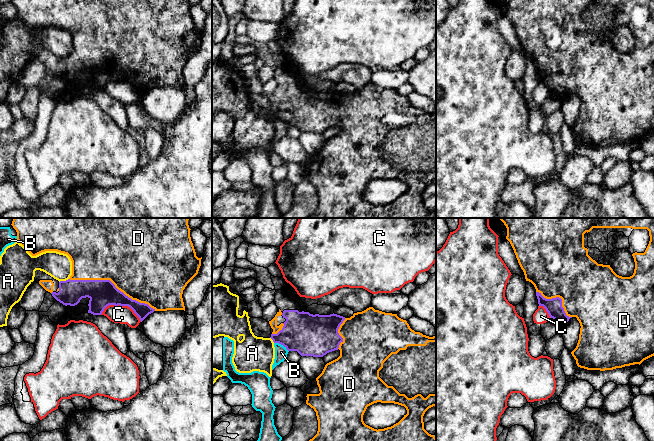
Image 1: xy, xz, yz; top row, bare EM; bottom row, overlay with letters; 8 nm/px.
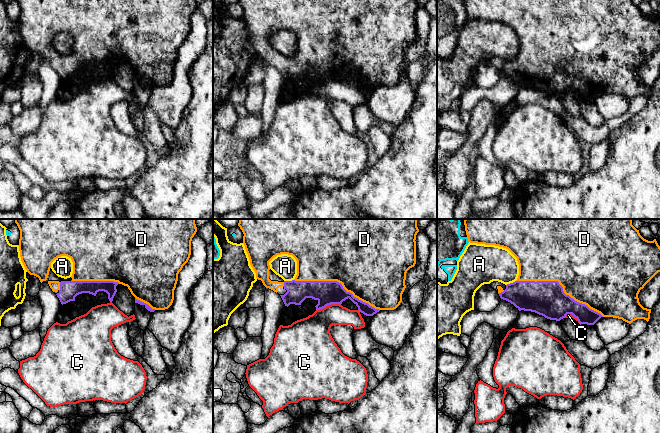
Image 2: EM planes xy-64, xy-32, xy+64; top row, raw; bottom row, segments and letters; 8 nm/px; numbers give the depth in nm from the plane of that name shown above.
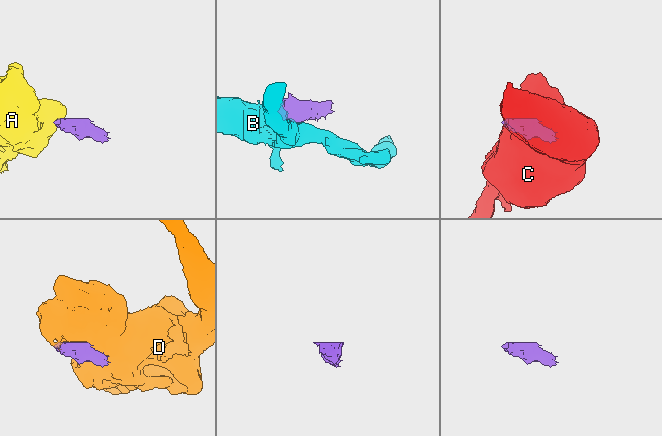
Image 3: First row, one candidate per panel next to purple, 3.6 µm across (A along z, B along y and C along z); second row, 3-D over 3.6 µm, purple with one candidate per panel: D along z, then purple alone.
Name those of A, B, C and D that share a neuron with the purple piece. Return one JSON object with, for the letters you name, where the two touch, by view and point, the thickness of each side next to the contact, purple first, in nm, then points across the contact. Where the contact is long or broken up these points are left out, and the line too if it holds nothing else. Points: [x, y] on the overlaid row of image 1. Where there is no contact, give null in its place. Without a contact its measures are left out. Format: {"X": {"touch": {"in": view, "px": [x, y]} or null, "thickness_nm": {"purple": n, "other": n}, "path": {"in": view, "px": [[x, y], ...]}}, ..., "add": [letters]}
{"D": {"touch": {"in": "xy", "px": [112, 283]}, "thickness_nm": {"purple": 220, "other": 500}}, "add": ["D"]}

